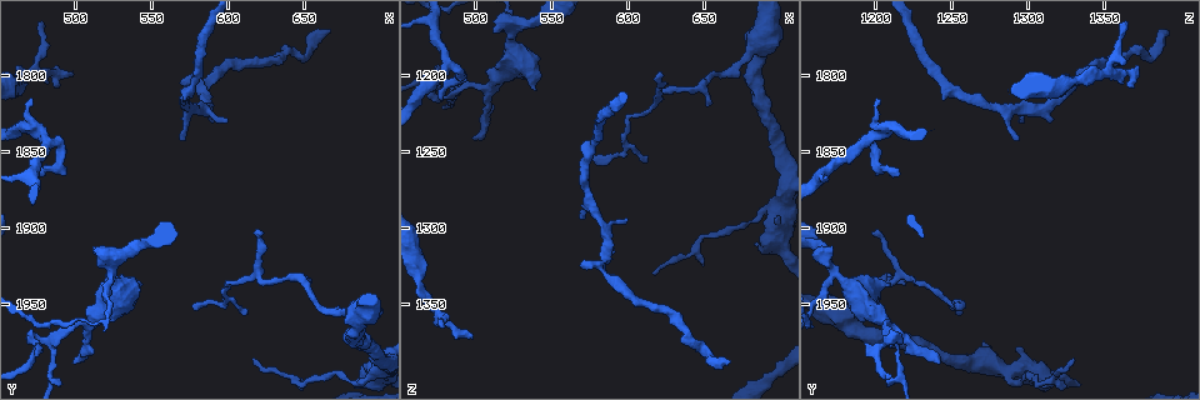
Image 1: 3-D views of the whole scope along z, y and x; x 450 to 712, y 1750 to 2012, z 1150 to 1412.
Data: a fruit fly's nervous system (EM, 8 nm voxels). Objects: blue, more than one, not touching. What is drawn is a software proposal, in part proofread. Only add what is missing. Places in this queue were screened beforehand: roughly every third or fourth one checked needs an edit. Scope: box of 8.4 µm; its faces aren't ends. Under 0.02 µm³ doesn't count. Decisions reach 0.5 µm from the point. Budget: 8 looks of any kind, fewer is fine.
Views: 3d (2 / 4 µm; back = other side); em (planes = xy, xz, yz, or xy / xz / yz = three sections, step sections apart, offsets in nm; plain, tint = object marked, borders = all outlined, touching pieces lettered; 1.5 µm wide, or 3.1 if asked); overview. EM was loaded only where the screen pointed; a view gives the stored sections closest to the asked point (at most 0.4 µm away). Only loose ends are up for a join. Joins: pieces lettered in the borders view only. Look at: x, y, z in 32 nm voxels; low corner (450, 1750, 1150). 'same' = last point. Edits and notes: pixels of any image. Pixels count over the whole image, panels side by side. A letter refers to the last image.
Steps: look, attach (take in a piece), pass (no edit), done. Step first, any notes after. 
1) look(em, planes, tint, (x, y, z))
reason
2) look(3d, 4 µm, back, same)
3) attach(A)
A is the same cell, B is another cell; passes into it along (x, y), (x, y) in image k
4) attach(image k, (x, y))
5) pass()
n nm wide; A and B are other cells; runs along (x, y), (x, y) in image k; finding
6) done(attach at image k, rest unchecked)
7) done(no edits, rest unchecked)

look(3d, 2 µm, (622, 1904, 1196))
thin end

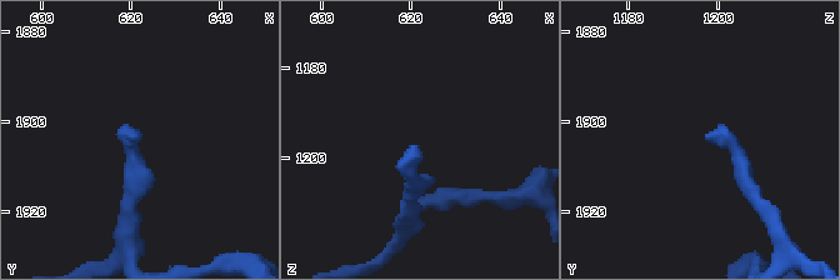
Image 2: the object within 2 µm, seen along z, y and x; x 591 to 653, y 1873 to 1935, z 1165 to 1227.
look(em, planes, borders, (621, 1904, 1197))
now the EM

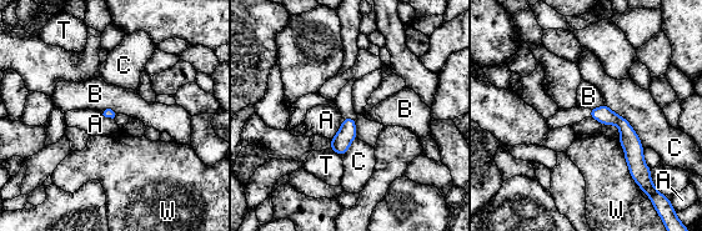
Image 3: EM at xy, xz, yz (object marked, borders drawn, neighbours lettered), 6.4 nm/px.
pass()
A, B, C, T and W are other cells; none of them fits

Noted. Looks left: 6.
look(em, planes, borders, (500, 1988, 1244))
tapers out

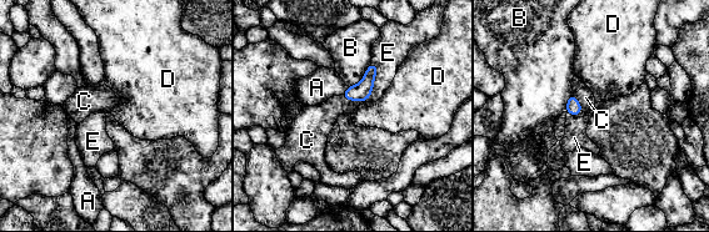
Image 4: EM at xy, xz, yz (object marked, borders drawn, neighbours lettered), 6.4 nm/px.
attach(C)
C is the same cell, A, B, D and E are other cells; passes into it along (362, 91), (353, 100), (319, 119) in image 4; the cell continues

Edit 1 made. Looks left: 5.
look(em, xy, step 8, borders, (666, 1770, 1390))
end of a long branch

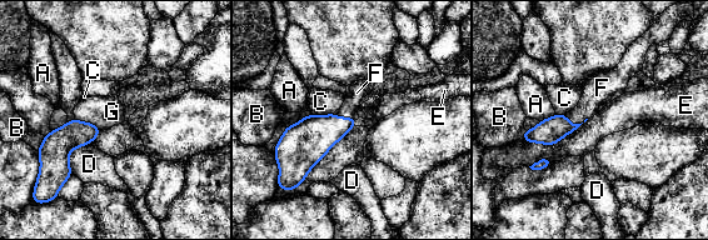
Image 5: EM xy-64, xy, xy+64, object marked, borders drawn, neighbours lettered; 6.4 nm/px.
attach(F)
F is the same cell, A, B, C, D, E and G are other cells; passes into it along (549, 131), (576, 124), (597, 91) in image 5; it goes on there

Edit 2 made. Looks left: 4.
done(attach at image 4, attach at image 5, rest unchecked)

